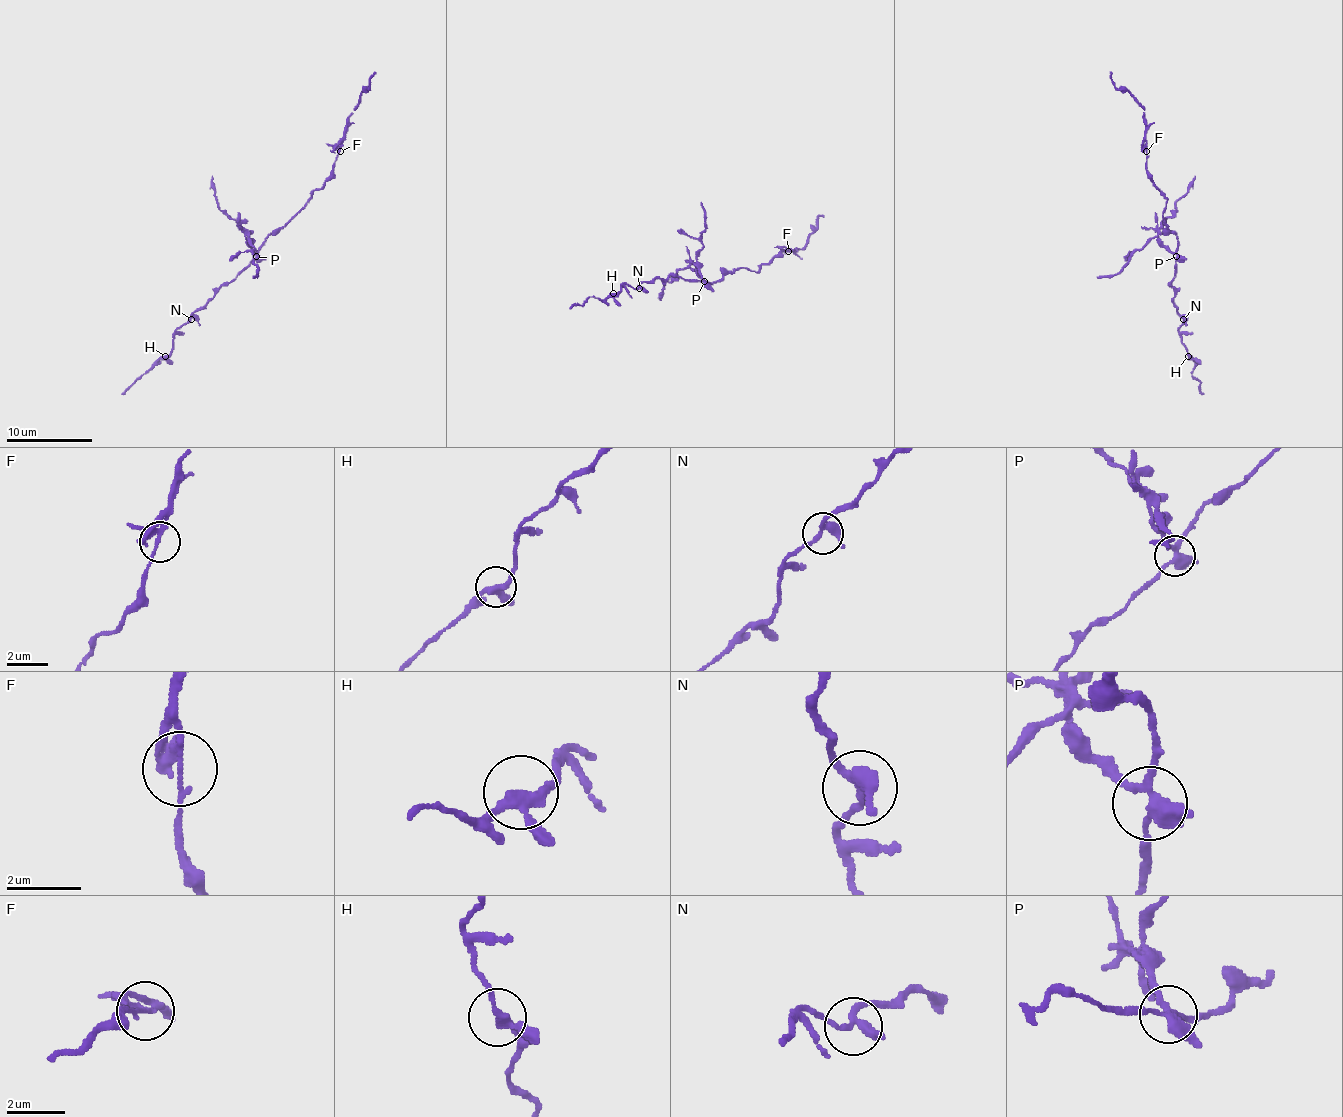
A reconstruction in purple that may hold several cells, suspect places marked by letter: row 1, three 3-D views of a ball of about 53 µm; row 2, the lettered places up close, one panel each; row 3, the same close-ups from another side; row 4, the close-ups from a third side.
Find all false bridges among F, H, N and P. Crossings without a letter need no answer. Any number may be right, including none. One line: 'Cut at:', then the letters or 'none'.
Cut at: P

